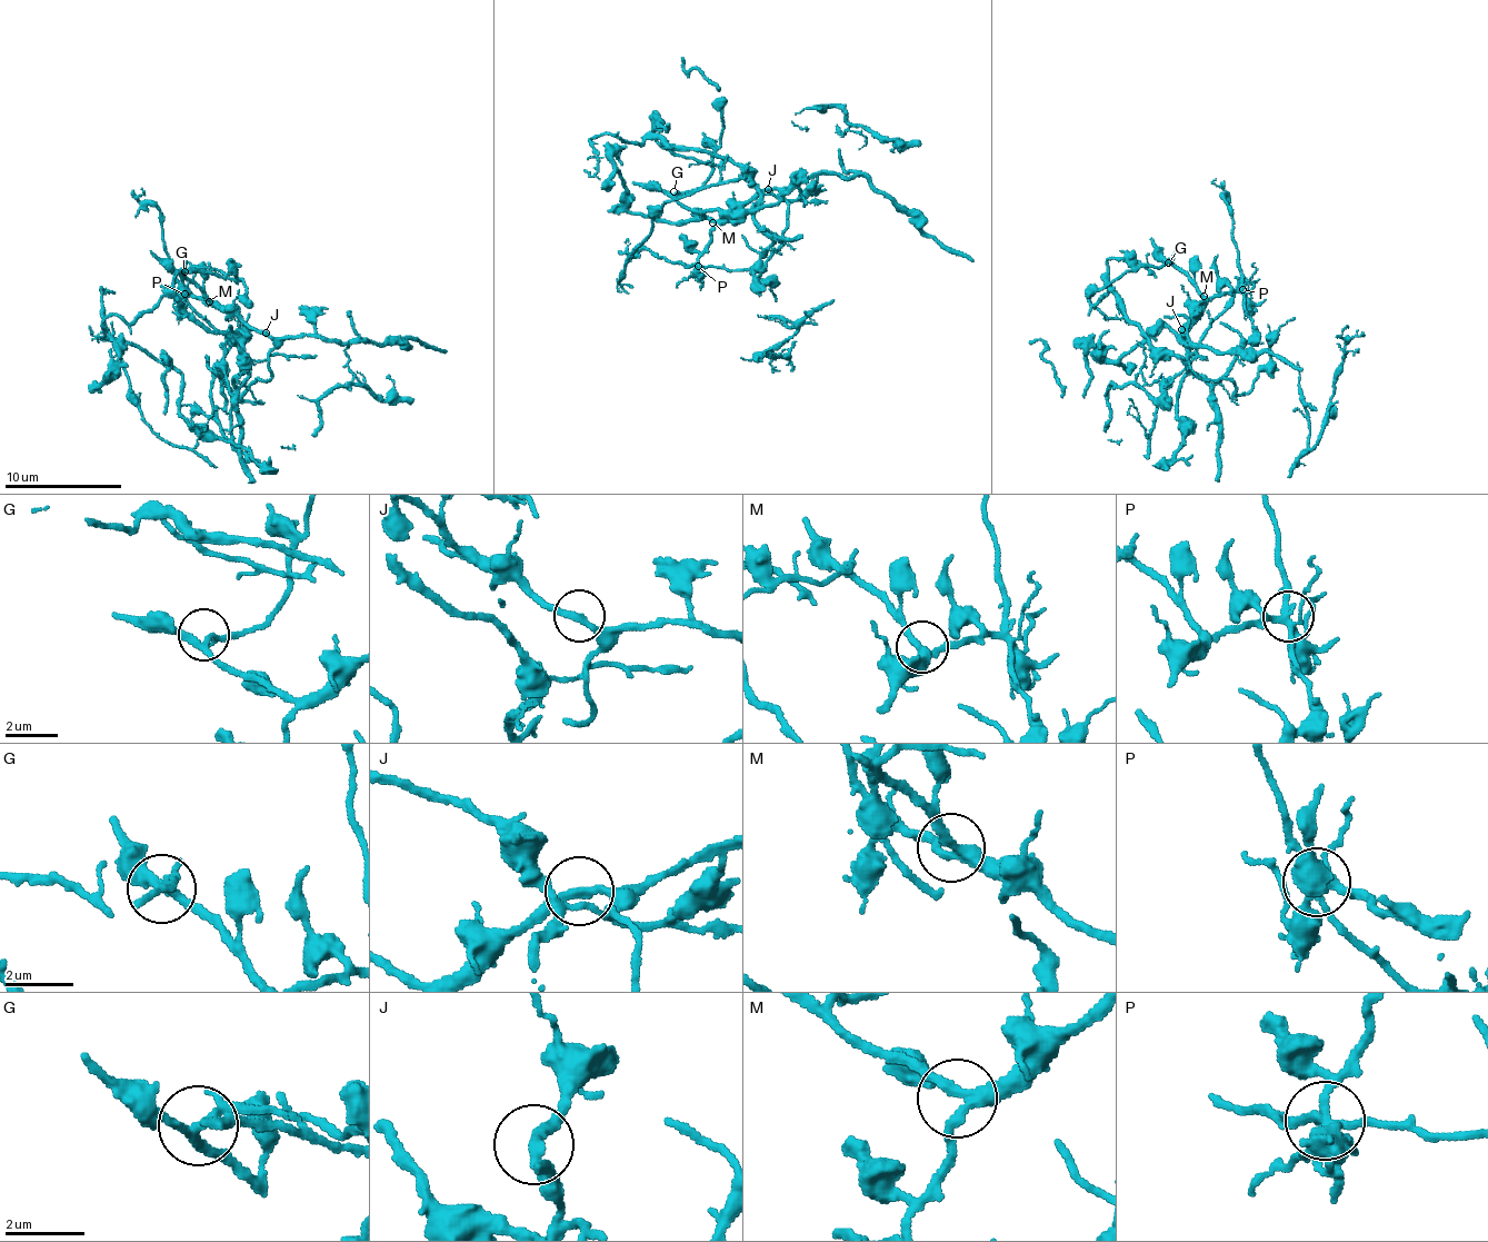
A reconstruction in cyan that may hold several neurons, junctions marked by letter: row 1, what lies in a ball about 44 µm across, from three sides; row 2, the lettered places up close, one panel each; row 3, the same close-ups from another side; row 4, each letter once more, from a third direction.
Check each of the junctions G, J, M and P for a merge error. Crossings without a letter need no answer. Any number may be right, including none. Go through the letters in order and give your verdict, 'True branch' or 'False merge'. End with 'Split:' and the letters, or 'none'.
G: True branch
J: True branch
M: True branch
P: False merge
Split: P

